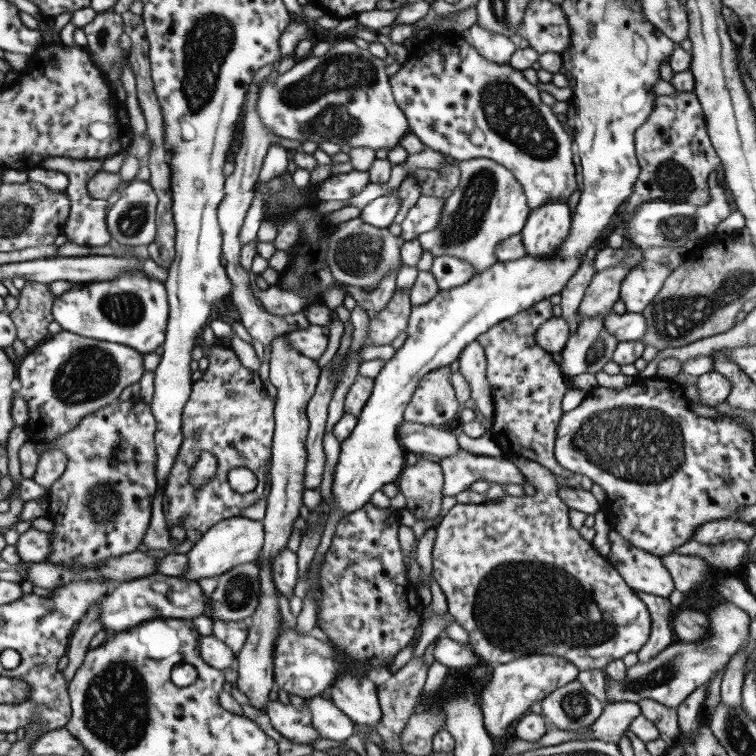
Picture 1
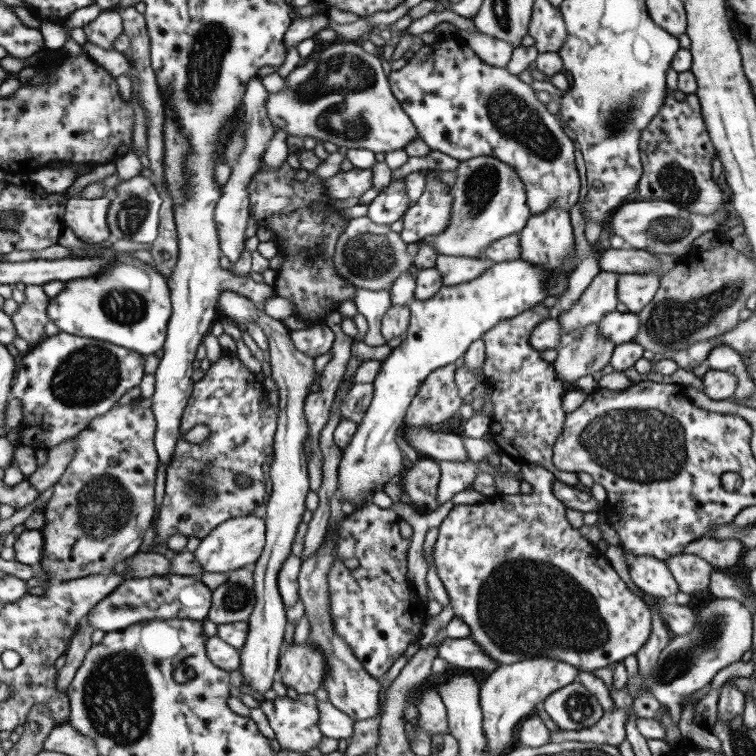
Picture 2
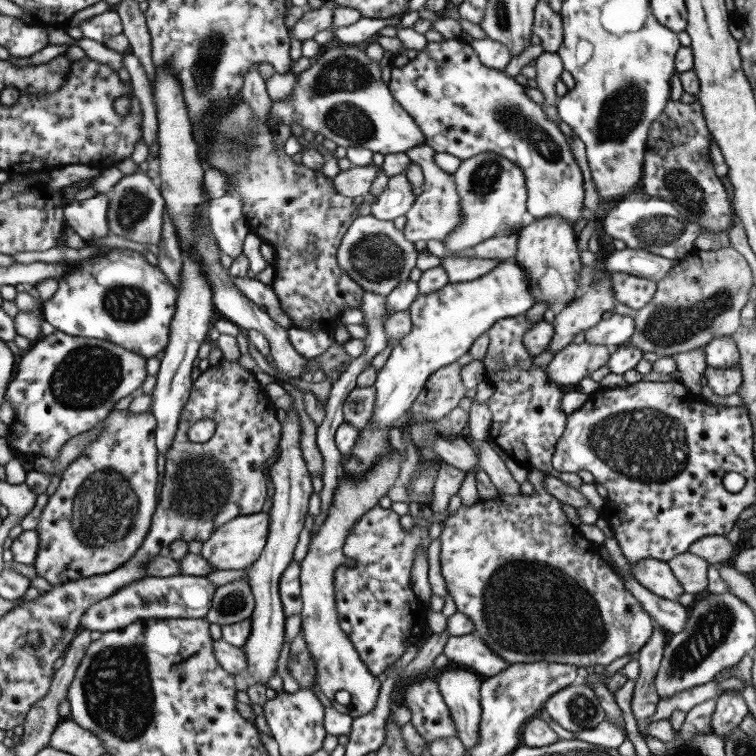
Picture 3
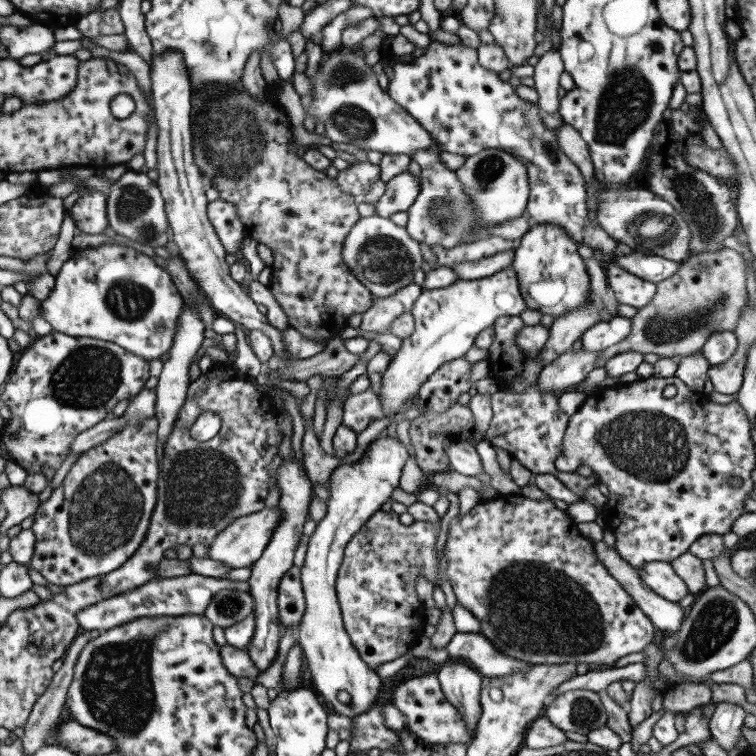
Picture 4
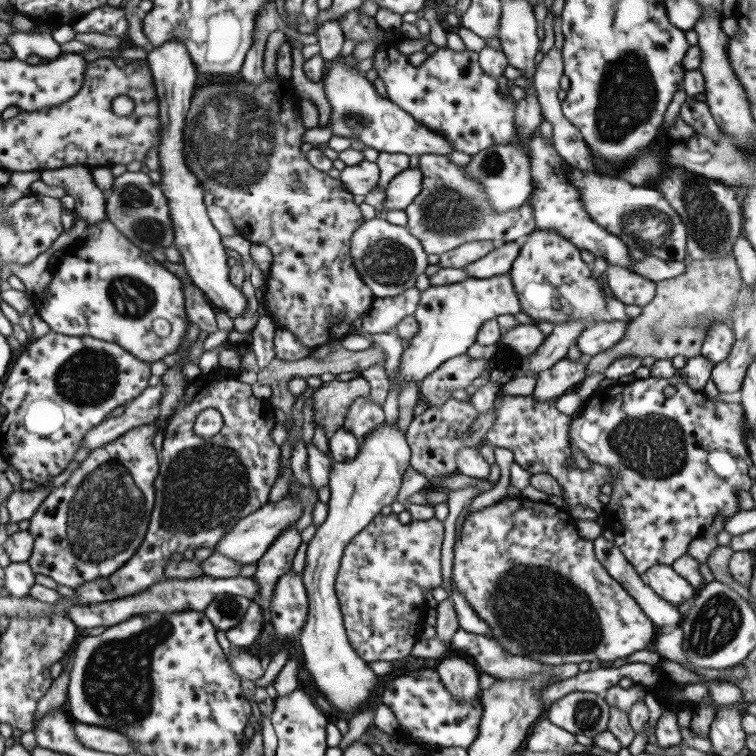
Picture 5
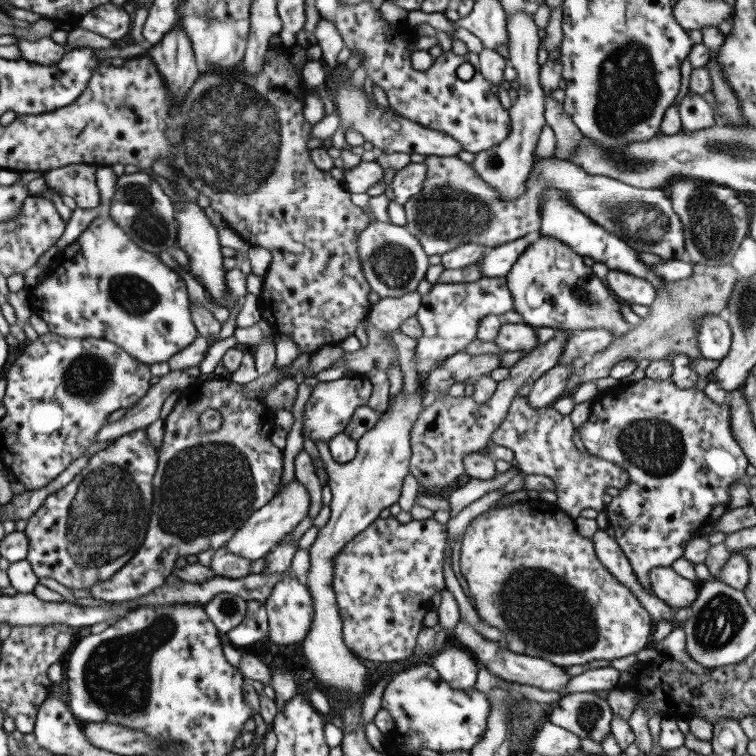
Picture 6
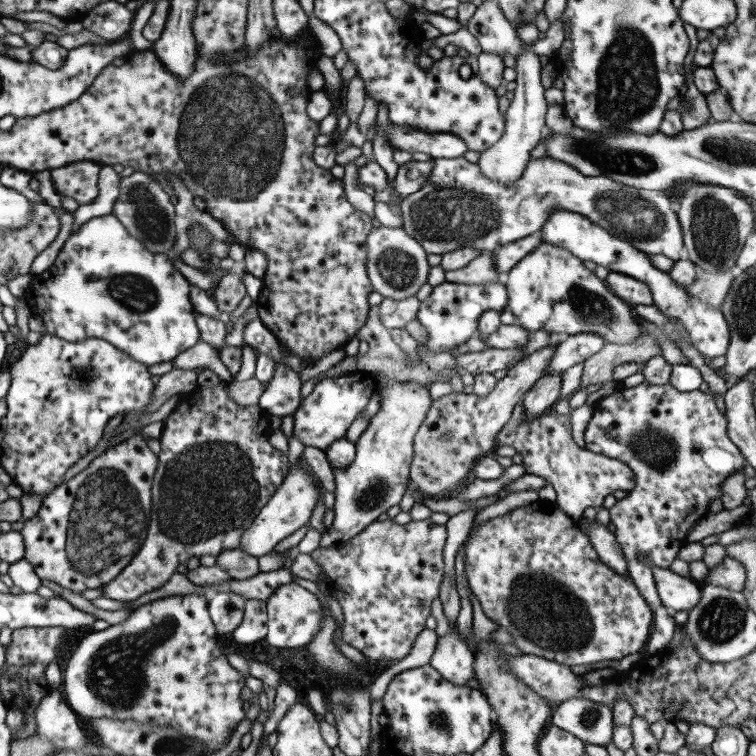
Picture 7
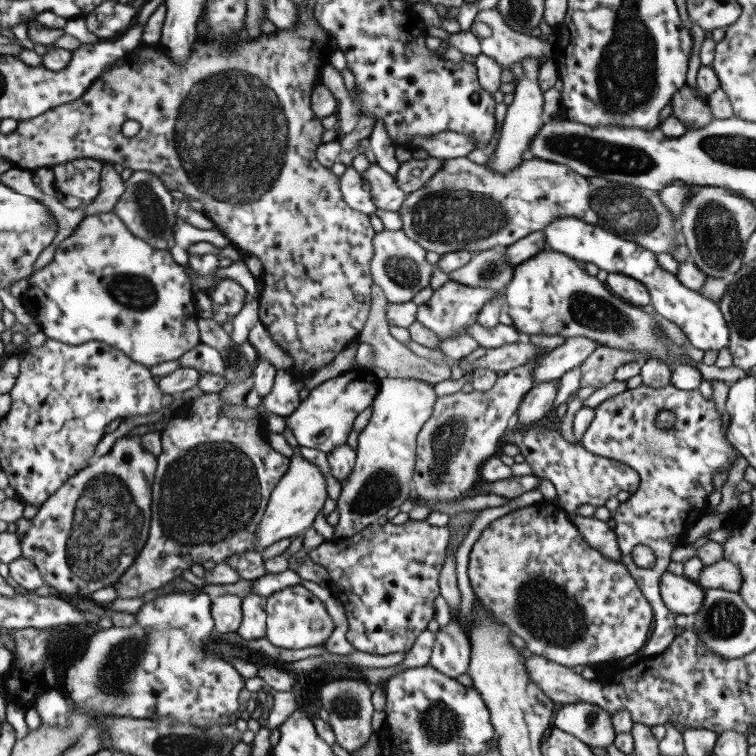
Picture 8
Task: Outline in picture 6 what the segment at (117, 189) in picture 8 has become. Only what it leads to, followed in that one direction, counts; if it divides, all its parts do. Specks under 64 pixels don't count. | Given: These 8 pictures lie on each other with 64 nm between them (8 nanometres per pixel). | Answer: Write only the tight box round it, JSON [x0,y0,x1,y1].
[56,166,117,253]

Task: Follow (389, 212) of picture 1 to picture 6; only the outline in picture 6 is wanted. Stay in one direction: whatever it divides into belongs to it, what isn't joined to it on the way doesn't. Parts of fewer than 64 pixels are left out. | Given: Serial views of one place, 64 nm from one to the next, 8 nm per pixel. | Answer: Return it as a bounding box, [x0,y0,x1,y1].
[391,161,427,205]

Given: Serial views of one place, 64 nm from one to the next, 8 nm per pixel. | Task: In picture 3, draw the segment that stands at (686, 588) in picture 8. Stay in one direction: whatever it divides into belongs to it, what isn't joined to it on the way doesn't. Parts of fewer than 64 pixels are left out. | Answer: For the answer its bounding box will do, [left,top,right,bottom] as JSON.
[631,559,684,601]

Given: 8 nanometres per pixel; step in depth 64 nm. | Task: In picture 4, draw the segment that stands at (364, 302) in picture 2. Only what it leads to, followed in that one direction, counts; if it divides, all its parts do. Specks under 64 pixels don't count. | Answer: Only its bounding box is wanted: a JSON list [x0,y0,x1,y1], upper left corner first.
[319,340,382,457]

